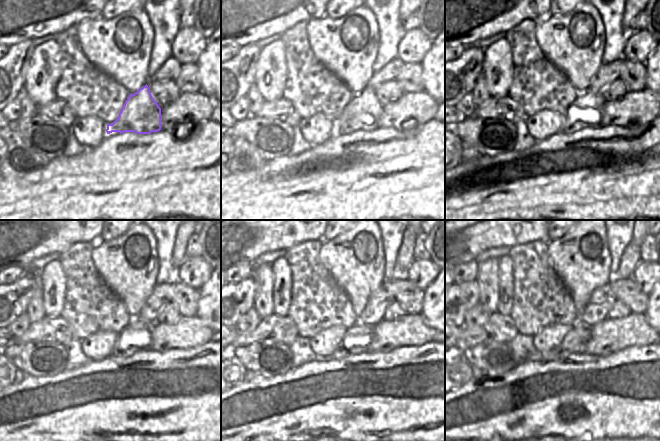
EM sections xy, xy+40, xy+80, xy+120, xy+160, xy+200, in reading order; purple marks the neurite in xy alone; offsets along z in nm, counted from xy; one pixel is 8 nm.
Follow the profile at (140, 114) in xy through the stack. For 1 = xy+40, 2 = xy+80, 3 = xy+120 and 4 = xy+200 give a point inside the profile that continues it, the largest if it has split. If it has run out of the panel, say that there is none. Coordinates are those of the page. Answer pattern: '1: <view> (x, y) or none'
1: xy+40 (365, 102)
2: xy+80 (571, 125)
3: xy+120 (119, 350)
4: xy+200 (574, 341)

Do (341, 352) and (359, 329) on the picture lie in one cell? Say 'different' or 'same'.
same

